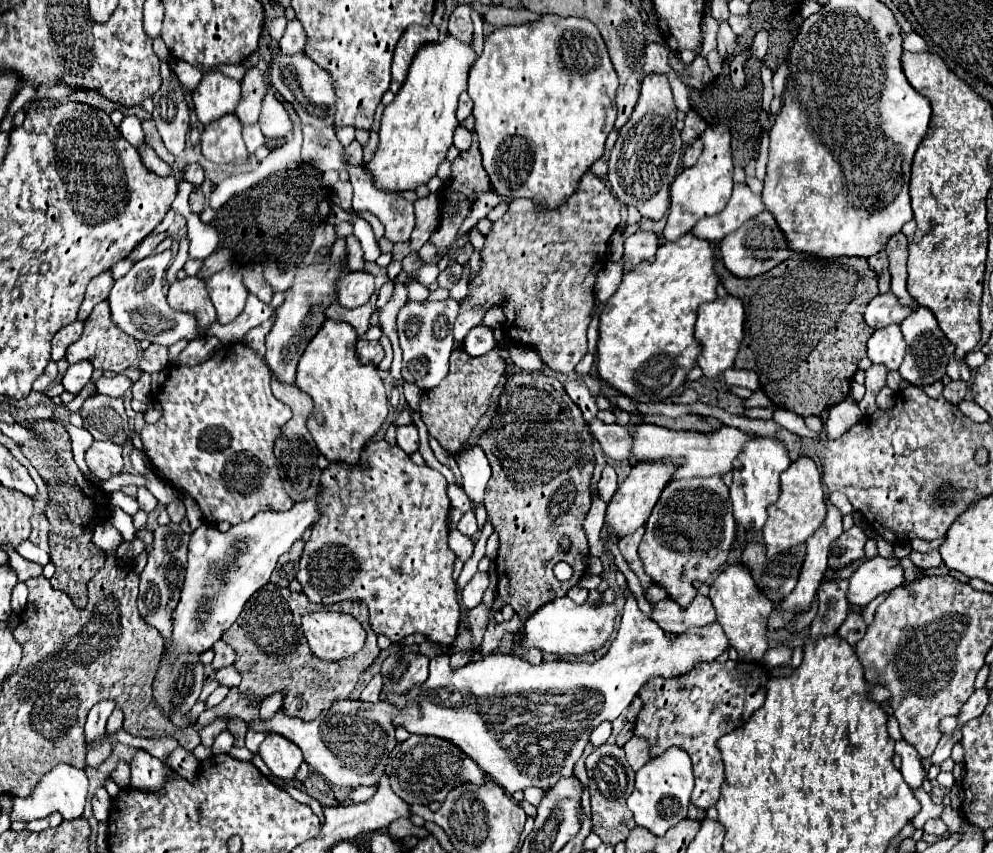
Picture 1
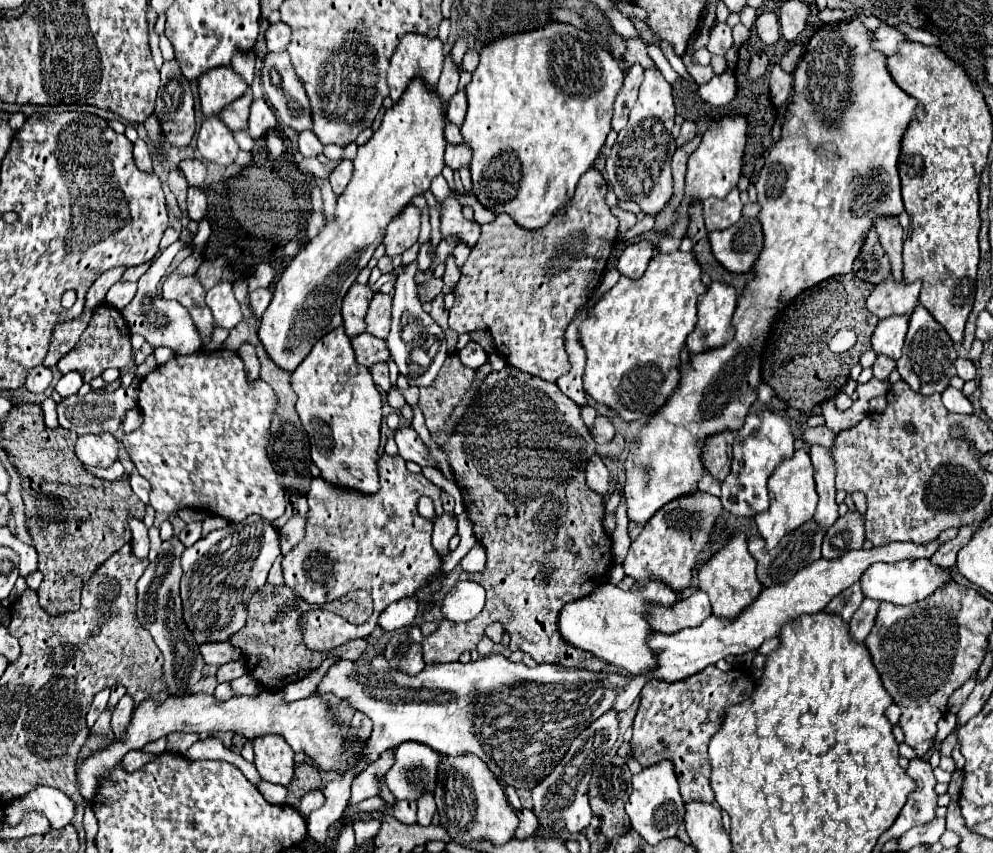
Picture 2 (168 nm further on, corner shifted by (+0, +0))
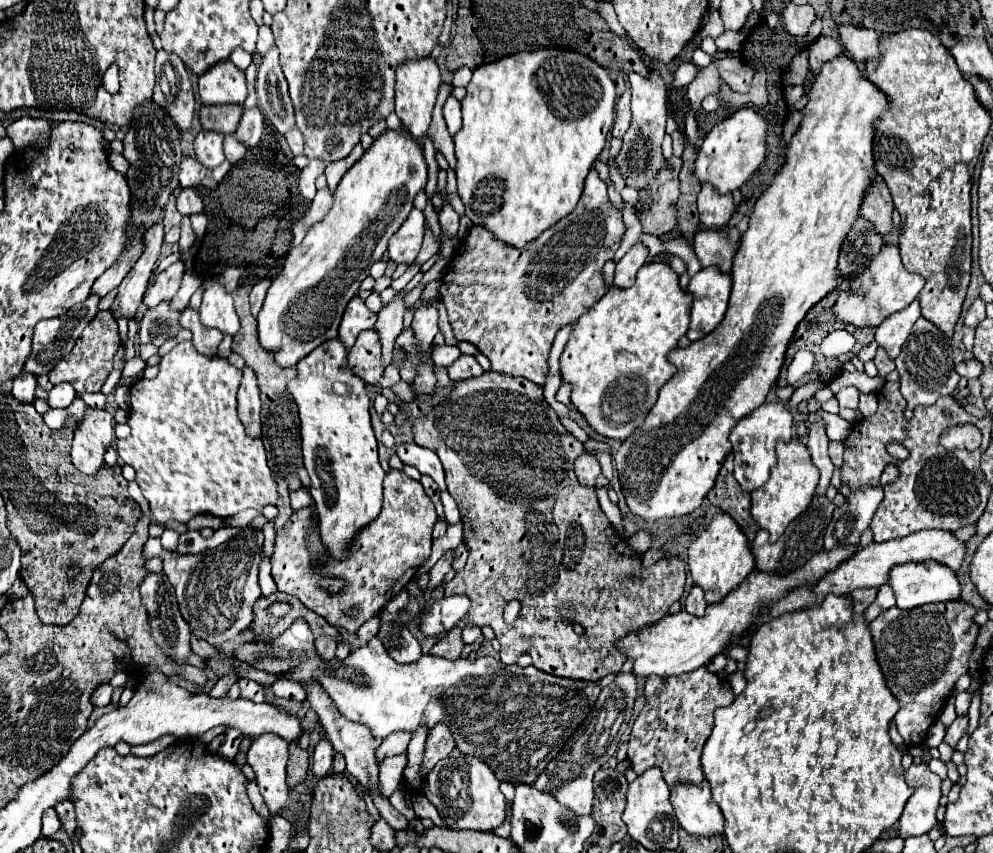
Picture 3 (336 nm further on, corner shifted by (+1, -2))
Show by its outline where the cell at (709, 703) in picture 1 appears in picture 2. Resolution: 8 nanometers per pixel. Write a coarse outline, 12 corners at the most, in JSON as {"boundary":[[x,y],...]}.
{"boundary":[[706,667],[650,679],[632,757],[672,761],[684,801],[714,801],[706,753],[754,681]]}

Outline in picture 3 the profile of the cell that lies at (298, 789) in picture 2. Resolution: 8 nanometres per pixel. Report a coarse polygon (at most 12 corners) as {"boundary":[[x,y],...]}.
{"boundary":[[289,745],[287,785],[293,789],[309,773],[309,755]]}

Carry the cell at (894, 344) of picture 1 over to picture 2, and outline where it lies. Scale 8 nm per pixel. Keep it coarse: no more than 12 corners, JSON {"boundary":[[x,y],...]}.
{"boundary":[[910,315],[878,321],[872,349],[898,359]]}

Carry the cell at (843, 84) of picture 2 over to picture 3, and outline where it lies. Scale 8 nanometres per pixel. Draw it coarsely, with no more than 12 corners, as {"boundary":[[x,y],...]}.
{"boundary":[[809,77],[717,331],[615,453],[641,519],[695,511],[797,323],[839,285],[889,97]]}

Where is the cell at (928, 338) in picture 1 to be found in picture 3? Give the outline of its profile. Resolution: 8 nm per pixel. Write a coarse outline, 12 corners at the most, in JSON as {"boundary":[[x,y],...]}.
{"boundary":[[925,317],[895,359],[909,407],[953,395],[949,341]]}

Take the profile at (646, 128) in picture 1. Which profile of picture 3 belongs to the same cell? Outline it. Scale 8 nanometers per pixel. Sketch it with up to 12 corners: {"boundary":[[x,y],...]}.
{"boundary":[[629,73],[633,117],[613,163],[643,191],[665,167],[667,85]]}

